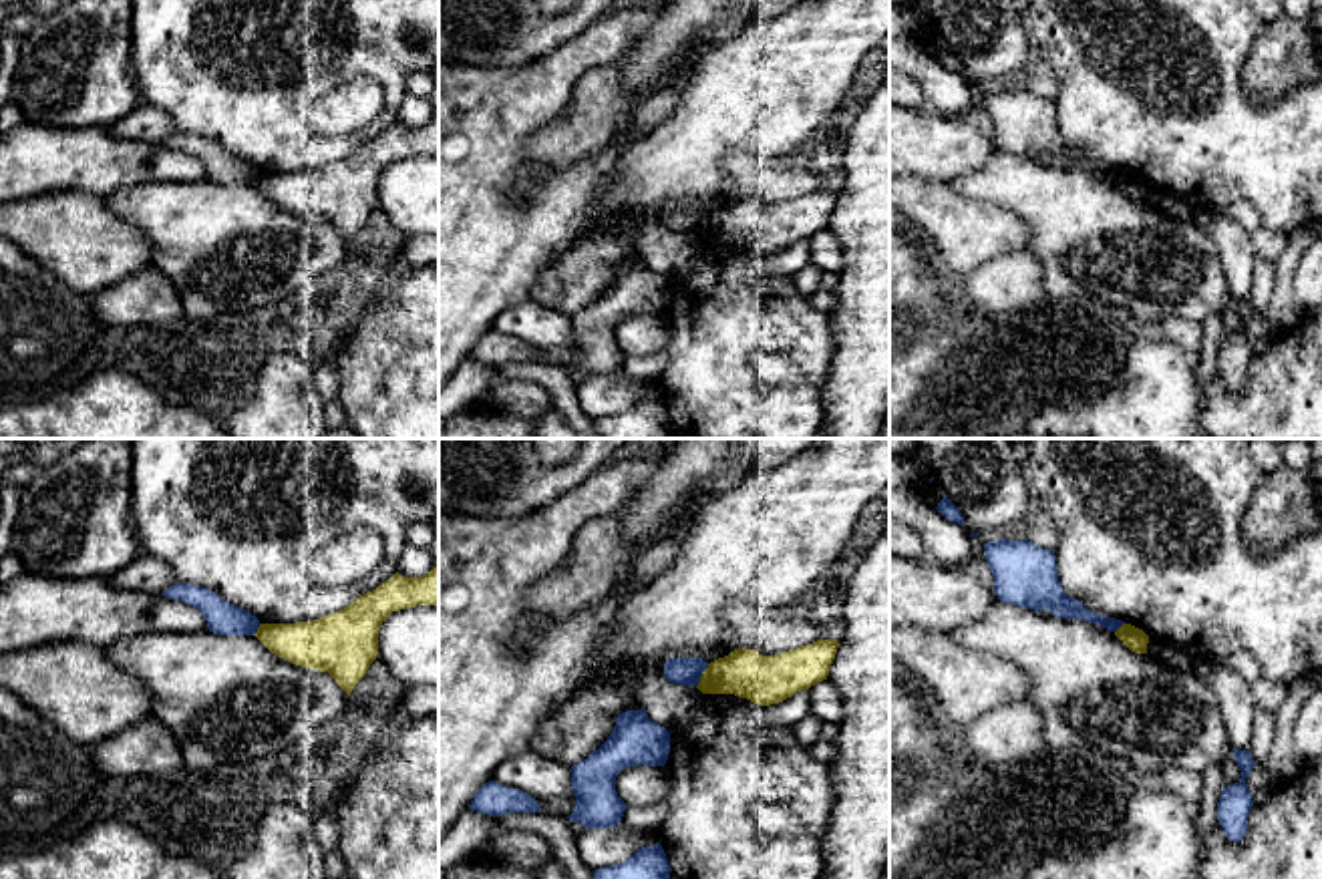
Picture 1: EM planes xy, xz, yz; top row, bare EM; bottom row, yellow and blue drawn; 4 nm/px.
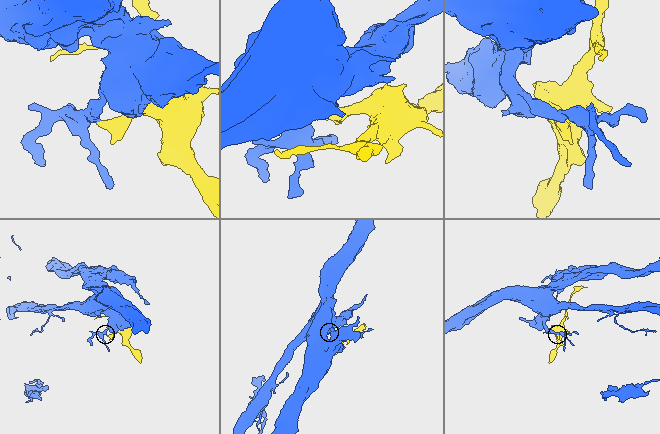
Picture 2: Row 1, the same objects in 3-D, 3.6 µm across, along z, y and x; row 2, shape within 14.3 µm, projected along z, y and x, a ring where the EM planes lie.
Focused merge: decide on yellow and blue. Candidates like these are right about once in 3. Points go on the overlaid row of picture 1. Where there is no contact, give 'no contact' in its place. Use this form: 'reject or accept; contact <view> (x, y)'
reject; contact xz (701, 676)

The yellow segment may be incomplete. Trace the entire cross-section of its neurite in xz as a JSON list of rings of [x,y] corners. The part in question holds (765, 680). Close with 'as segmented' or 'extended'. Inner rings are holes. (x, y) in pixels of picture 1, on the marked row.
[[[817,640],[775,656],[738,648],[710,662],[696,688],[702,694],[734,694],[761,706],[779,704],[827,680],[837,648],[837,640]]] | as segmented

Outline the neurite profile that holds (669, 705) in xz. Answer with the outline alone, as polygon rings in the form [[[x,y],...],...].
[[[626,666],[618,682],[640,702],[648,718],[668,732],[684,726],[702,702],[696,686],[672,684],[642,666]]]

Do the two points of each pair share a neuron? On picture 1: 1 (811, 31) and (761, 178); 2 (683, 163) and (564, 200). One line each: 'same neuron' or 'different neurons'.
1: different neurons
2: different neurons

